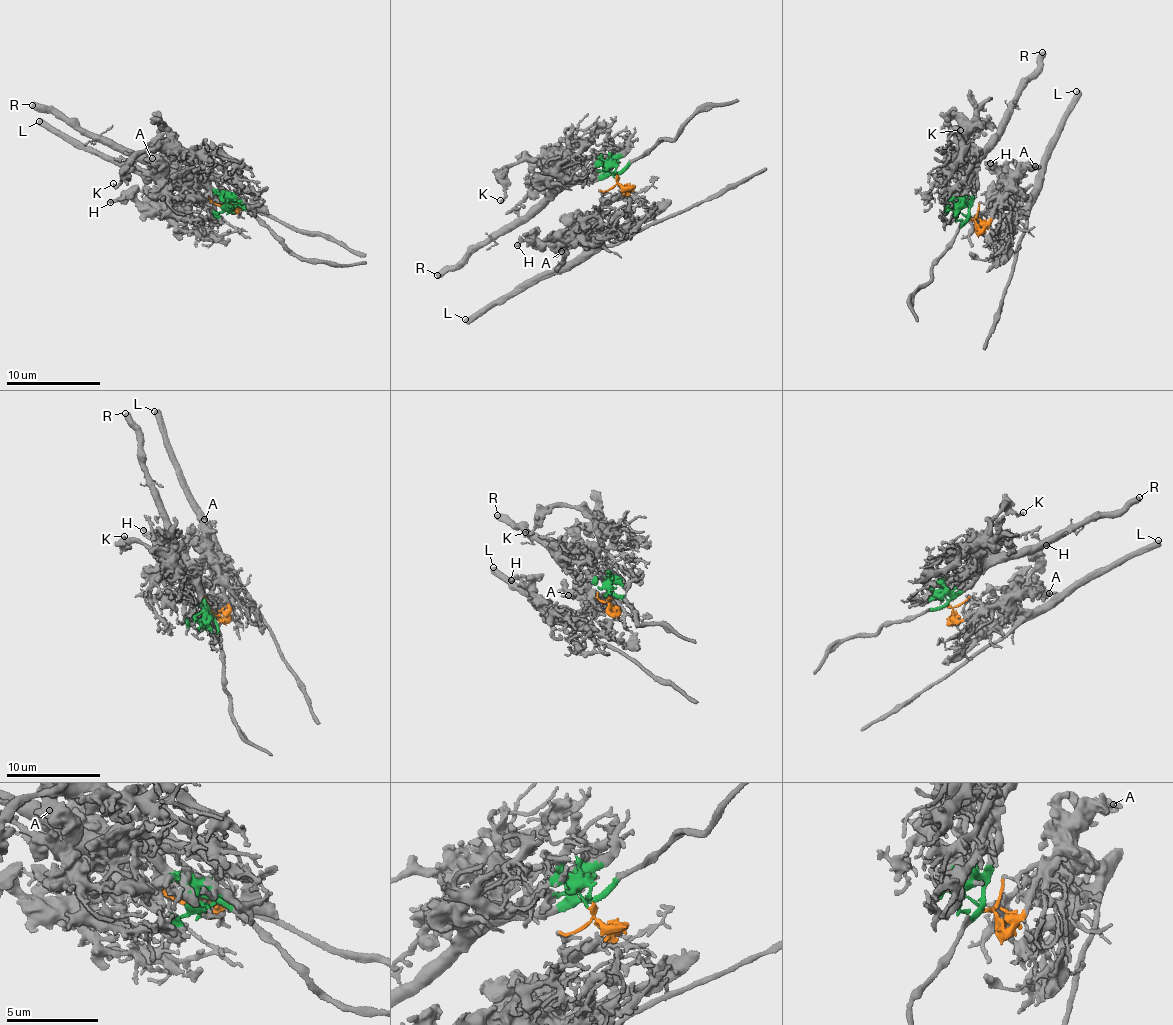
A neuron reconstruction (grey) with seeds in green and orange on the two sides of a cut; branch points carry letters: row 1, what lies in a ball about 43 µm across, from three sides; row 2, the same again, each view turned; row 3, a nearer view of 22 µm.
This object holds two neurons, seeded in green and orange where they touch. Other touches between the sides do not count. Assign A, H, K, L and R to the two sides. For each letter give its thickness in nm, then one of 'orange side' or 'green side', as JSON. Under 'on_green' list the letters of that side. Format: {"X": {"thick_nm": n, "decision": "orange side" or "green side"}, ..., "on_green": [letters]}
{"A": {"thick_nm": 600, "decision": "orange side"}, "H": {"thick_nm": 300, "decision": "orange side"}, "K": {"thick_nm": 200, "decision": "green side"}, "L": {"thick_nm": 480, "decision": "orange side"}, "R": {"thick_nm": 500, "decision": "green side"}, "on_green": ["K", "R"]}

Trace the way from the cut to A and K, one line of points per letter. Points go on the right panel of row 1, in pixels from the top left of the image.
A: (967, 217), (977, 215), (979, 204), (1002, 194), (1026, 168), (1036, 166)
K: (967, 217), (966, 206), (975, 181), (961, 127), (953, 110), (949, 125), (957, 132), (960, 130)

